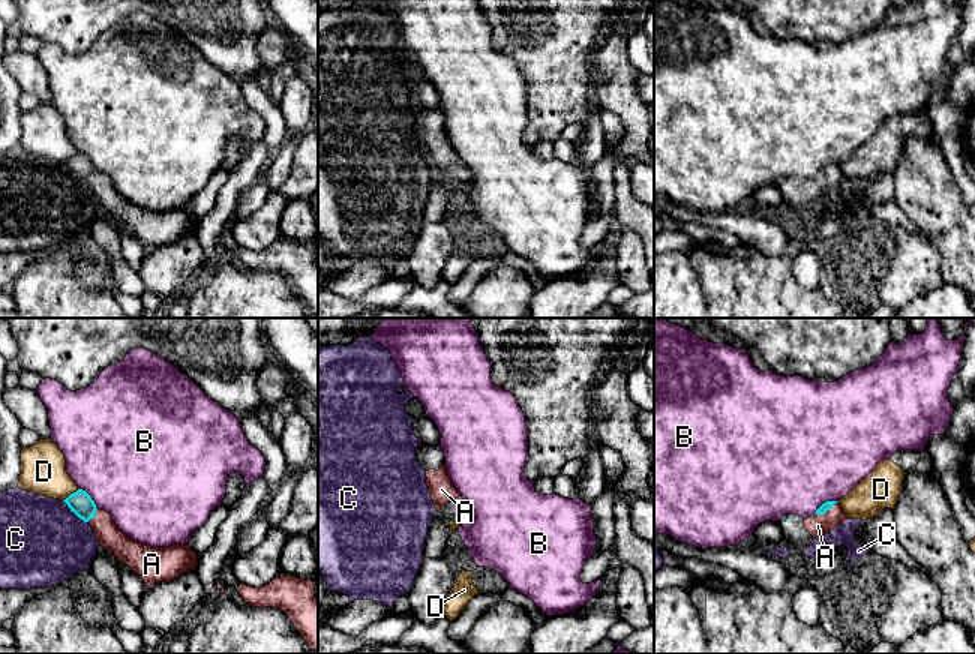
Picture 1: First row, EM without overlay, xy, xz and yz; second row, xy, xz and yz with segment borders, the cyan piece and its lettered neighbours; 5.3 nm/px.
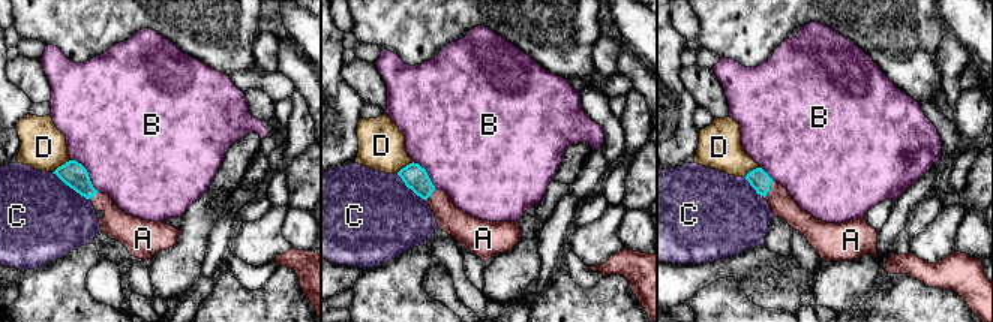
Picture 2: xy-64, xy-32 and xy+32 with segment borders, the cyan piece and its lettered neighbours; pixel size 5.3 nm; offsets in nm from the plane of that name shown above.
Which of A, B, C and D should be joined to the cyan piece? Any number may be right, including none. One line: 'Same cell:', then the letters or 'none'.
Same cell: A

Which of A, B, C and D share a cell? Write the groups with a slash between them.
A / B / C / D

